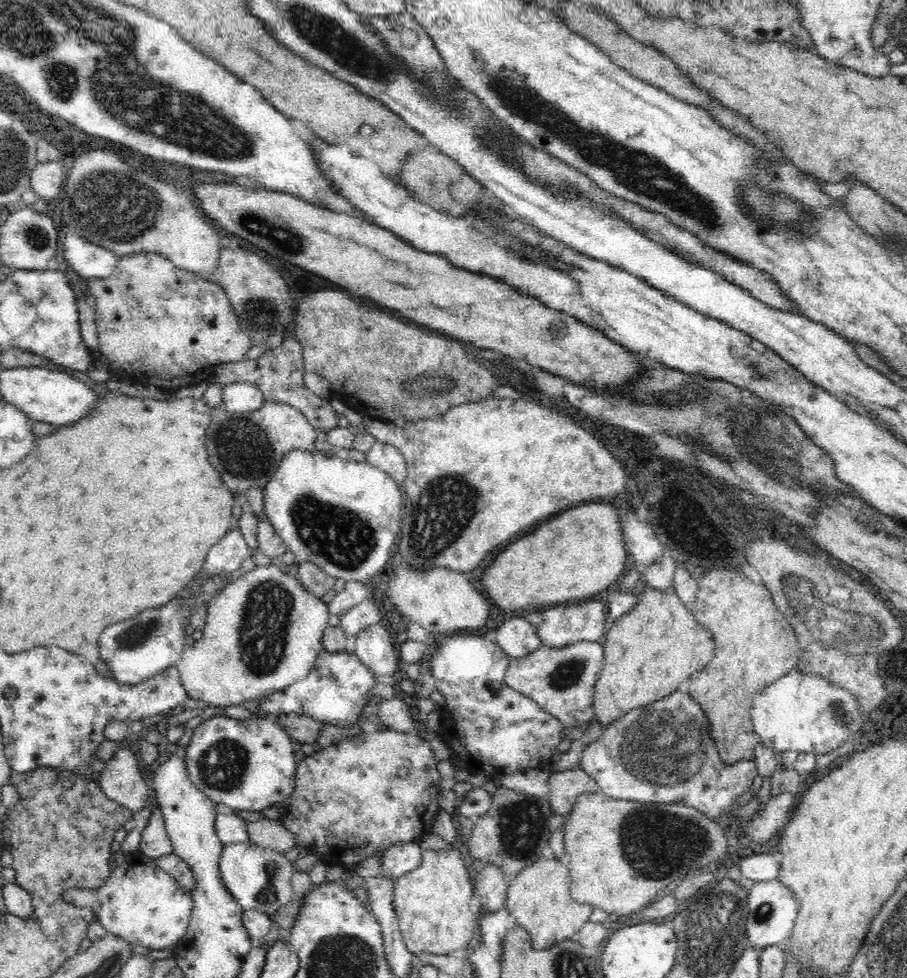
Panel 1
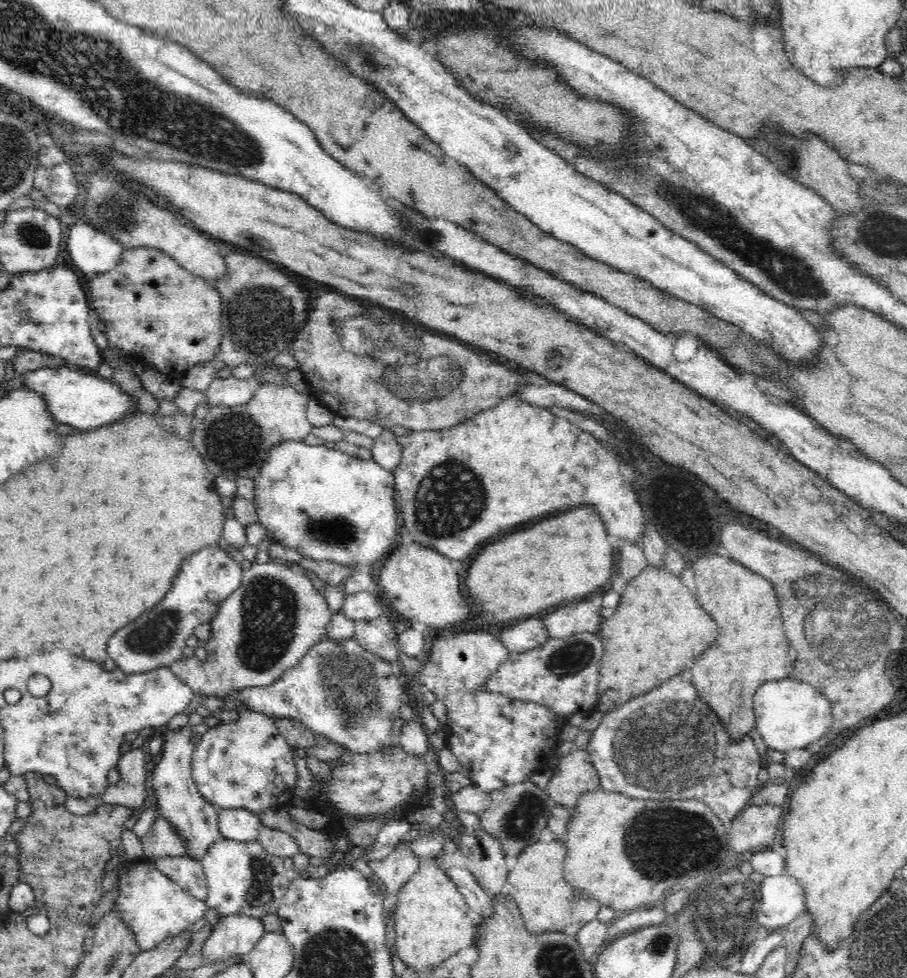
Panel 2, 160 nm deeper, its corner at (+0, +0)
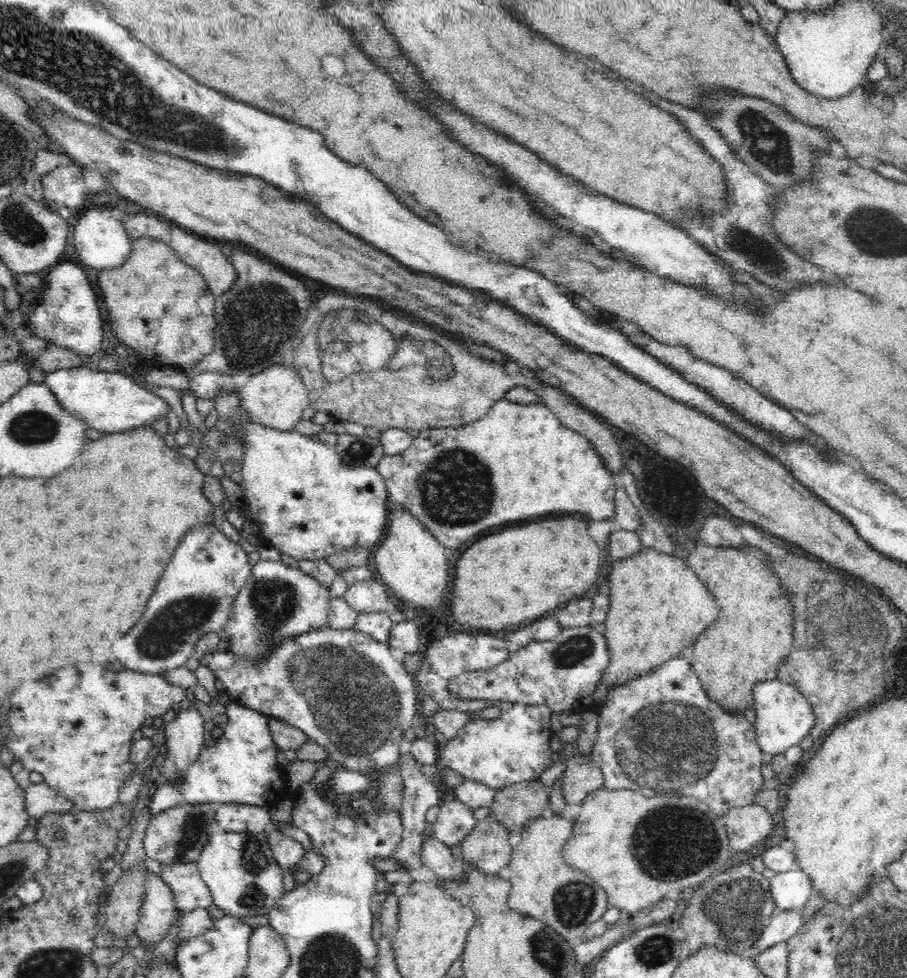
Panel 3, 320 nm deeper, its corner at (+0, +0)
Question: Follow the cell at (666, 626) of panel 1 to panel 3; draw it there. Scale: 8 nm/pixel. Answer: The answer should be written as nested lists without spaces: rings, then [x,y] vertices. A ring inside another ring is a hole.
[[[642,547],[636,554],[611,563],[607,577],[607,586],[610,587],[610,608],[601,631],[607,641],[610,660],[609,666],[603,670],[602,680],[593,692],[593,700],[601,703],[613,686],[652,672],[660,664],[682,656],[682,651],[692,645],[696,636],[718,618],[718,604],[714,596],[706,592],[706,586],[700,582],[700,578],[676,555],[660,552],[654,547]]]

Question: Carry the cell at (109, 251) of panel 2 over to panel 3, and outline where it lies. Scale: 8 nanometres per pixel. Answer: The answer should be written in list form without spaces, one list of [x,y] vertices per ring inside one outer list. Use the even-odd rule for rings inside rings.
[[[88,204],[92,210],[82,212],[74,226],[74,247],[78,254],[78,262],[98,271],[107,268],[116,268],[124,264],[132,253],[132,242],[124,223],[118,219],[114,208],[104,204]]]

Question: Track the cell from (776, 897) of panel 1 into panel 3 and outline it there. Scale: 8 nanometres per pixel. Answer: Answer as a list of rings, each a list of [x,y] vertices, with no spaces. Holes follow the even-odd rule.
[[[800,868],[776,873],[769,881],[776,910],[802,909],[814,890],[810,877]]]

